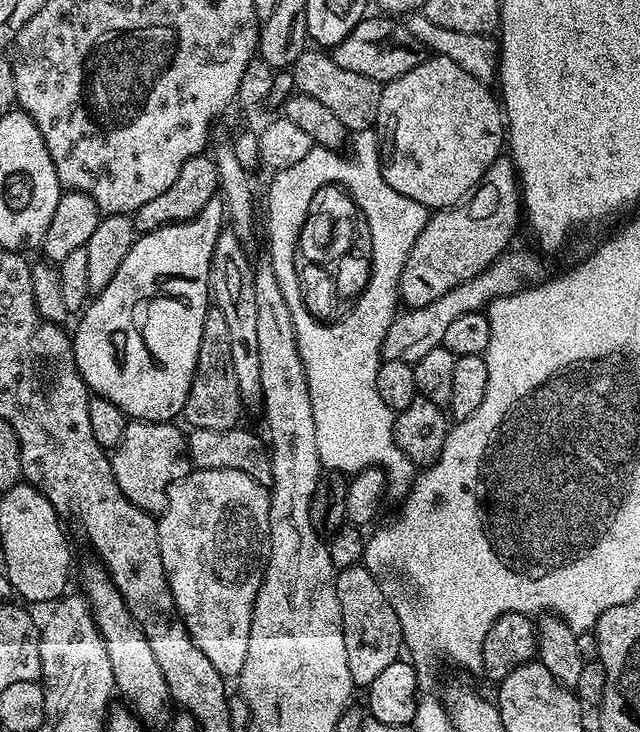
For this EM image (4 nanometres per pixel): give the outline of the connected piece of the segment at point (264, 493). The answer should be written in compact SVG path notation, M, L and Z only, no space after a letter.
M197 468L172 485L168 505L164 512L159 513L156 529L164 573L194 646L210 658L218 674L226 678L239 677L242 664L246 662L246 648L250 646L252 611L264 581L272 541L269 489L250 478L250 474L242 474L242 470Z

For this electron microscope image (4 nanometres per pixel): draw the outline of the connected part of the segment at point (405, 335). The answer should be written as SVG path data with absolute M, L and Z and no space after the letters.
M509 251L494 261L485 272L454 286L449 292L442 294L442 298L434 298L434 302L421 308L401 311L392 321L390 330L386 330L386 338L380 351L381 357L384 360L416 364L418 358L423 358L426 354L430 354L430 350L443 345L446 330L450 330L450 322L471 312L483 313L495 300L503 296L513 296L529 282L535 281L537 279L535 276L539 272L540 264L530 253Z

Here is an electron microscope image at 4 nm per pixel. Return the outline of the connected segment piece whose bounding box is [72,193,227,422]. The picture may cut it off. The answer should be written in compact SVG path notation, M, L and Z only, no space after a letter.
M217 193L193 220L163 224L153 232L137 235L110 286L95 293L91 303L79 313L80 325L72 336L72 349L84 385L89 393L114 402L132 420L172 422L183 413L198 362L202 322L210 307L214 242L218 242L218 234L226 227L226 213L225 198Z

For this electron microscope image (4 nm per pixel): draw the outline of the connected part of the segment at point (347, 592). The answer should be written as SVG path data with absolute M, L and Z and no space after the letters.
M357 566L342 568L336 574L336 597L342 614L342 626L346 638L346 662L350 662L350 678L357 689L367 689L381 670L390 662L401 659L404 635L398 614L392 601L384 593L384 585L377 573Z

